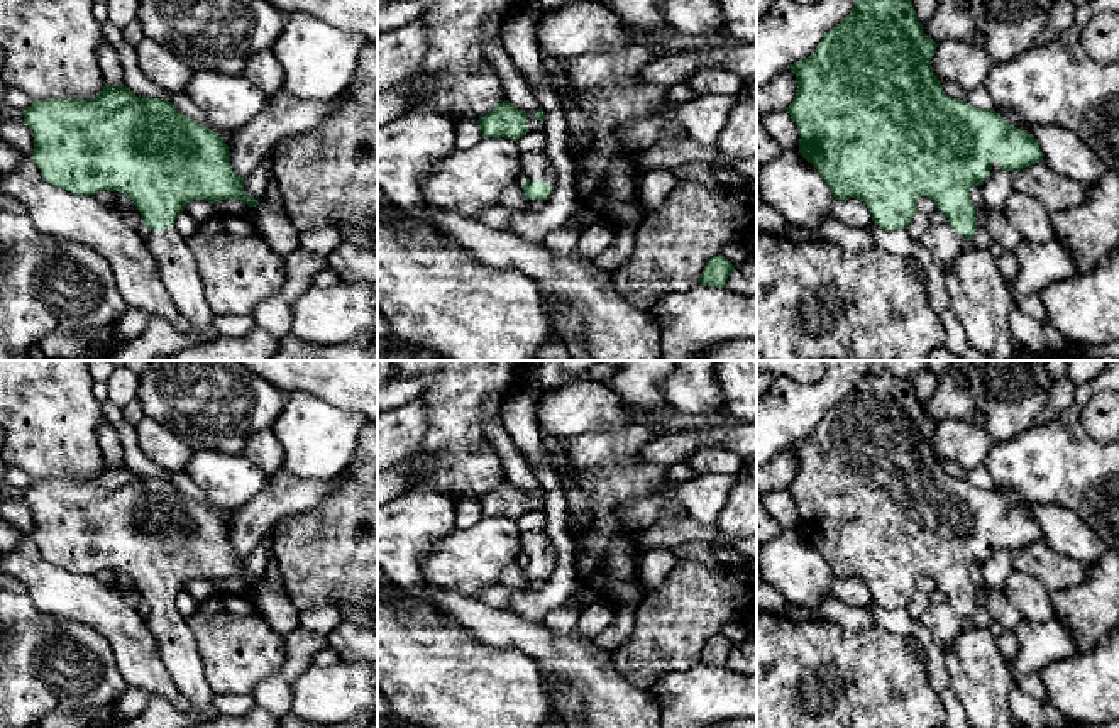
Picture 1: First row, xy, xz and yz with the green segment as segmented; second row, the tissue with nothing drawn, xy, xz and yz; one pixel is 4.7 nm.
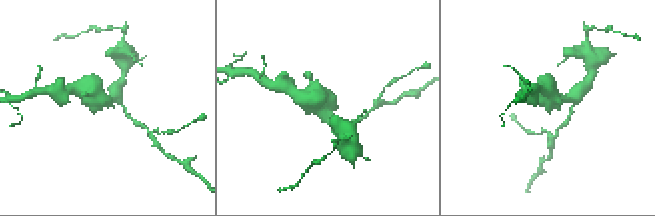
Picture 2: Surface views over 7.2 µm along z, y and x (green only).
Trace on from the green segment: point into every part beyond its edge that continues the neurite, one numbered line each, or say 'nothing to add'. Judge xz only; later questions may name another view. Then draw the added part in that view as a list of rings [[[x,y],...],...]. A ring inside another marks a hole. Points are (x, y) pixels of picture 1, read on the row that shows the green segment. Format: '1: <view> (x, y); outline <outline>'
1: xz (535, 166); outline [[[543,151],[523,154],[521,168],[526,183],[542,181],[548,185],[552,191],[555,190],[557,174]]]

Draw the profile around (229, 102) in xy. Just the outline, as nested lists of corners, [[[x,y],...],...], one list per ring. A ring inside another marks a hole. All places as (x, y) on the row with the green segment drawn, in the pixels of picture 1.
[[[193,73],[185,91],[218,129],[237,132],[266,107],[269,97],[244,74]]]

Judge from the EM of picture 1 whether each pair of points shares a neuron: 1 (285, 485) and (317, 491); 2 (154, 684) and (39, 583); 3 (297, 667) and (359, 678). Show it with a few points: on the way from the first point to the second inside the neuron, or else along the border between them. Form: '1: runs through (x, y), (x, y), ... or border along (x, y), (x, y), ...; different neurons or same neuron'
1: runs through (293, 491), (308, 491); same neuron
2: runs through (136, 652), (87, 601), (71, 596); same neuron
3: border along (310, 664), (293, 684), (293, 703), (290, 706); different neurons

